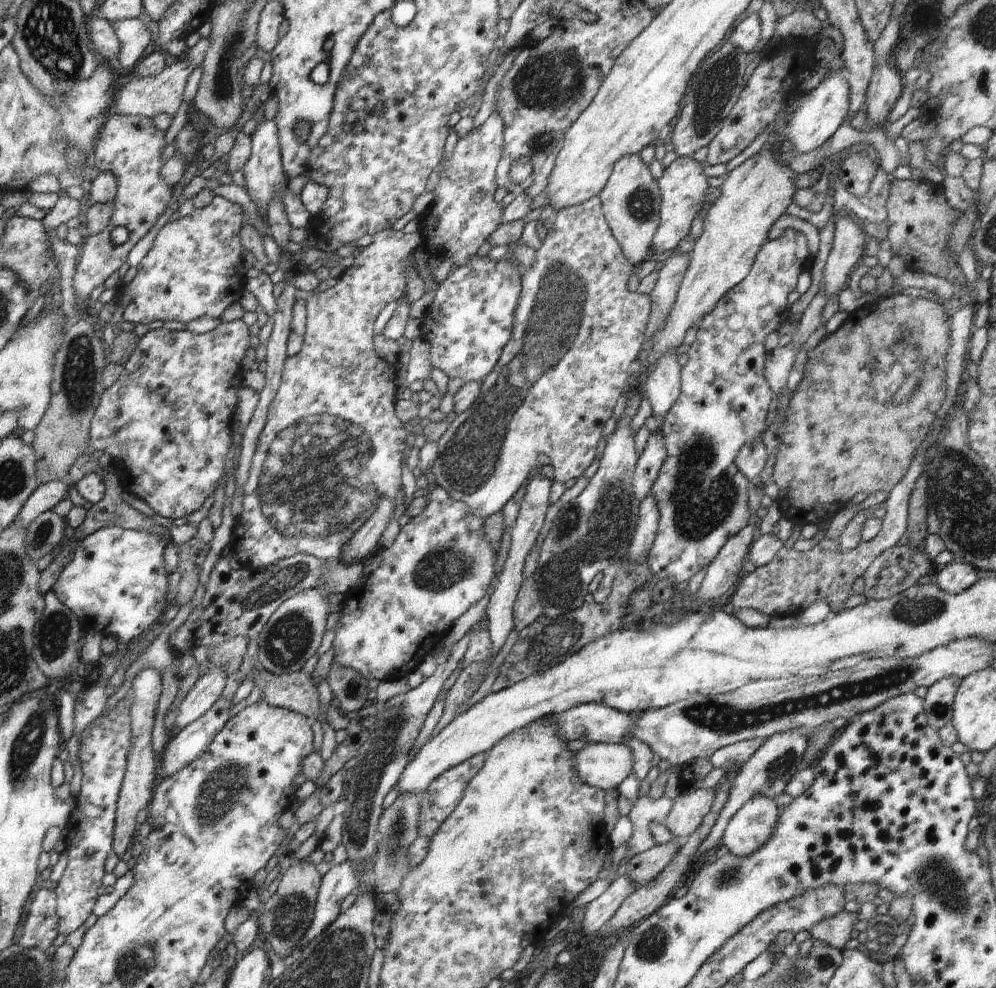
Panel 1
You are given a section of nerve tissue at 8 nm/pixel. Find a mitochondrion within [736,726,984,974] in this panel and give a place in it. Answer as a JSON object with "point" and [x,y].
{"point":[938,879]}

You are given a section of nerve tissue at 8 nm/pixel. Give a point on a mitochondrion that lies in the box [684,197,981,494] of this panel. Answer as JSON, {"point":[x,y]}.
{"point":[869,371]}

